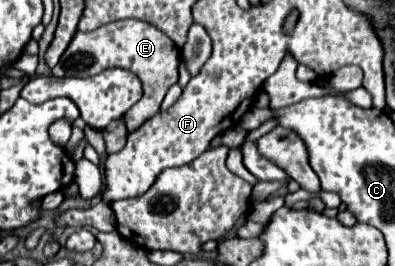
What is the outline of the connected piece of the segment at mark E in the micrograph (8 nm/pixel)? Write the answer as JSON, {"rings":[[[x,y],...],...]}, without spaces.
{"rings":[[[118,20],[100,26],[98,30],[92,32],[78,32],[70,46],[66,48],[66,52],[62,54],[60,62],[52,68],[52,74],[86,78],[96,76],[108,68],[124,68],[134,72],[144,86],[144,96],[132,106],[132,110],[128,110],[128,114],[124,114],[126,128],[128,132],[132,132],[160,110],[160,104],[168,88],[178,82],[178,62],[180,62],[178,46],[156,26],[142,20]]]}

